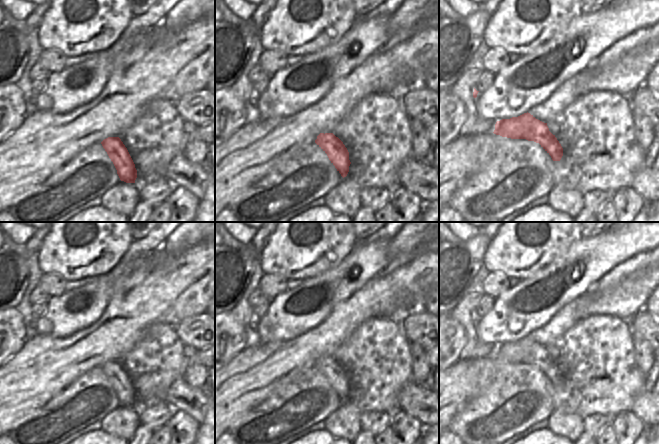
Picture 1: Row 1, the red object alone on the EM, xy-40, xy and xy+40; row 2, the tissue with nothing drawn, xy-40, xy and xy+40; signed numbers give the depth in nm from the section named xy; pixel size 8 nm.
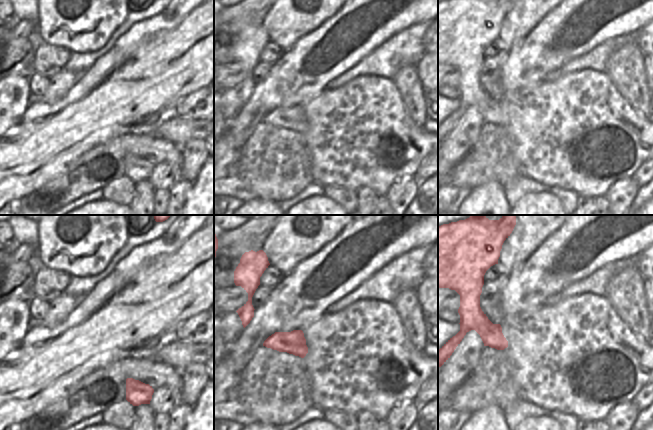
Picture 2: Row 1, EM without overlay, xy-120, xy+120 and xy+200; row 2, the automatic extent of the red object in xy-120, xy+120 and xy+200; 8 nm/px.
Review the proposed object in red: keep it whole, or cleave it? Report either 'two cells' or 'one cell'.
two cells

